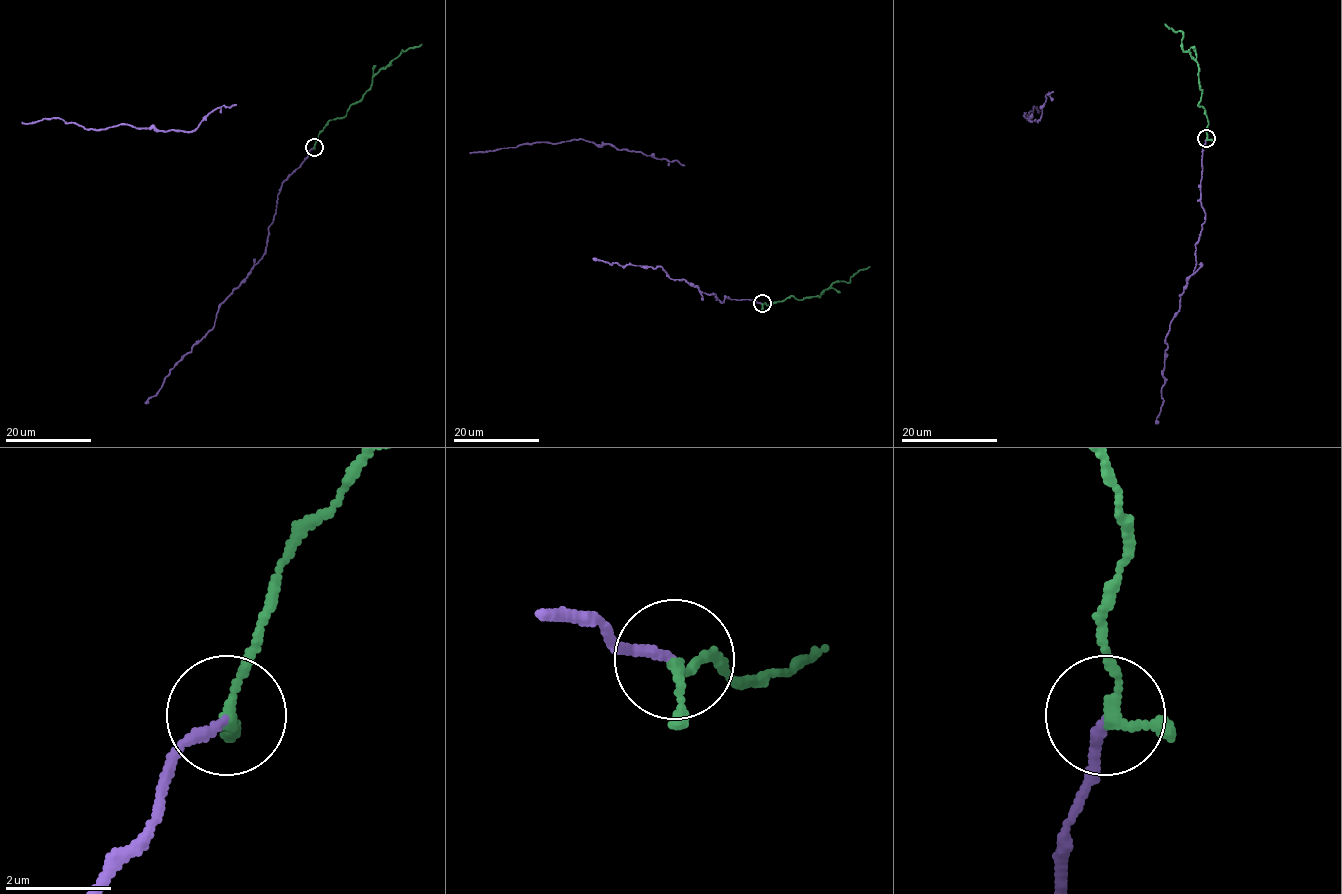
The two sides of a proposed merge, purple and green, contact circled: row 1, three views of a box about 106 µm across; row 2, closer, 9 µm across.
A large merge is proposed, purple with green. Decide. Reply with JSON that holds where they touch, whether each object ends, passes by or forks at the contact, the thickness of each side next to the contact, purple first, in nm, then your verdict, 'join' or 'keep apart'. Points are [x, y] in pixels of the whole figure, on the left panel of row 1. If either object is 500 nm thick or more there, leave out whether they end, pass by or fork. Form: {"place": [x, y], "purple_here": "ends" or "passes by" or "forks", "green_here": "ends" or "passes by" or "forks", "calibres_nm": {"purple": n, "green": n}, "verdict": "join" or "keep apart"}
{"place": [314, 147], "purple_here": "ends", "green_here": "passes by", "calibres_nm": {"purple": 180, "green": 160}, "verdict": "join"}

